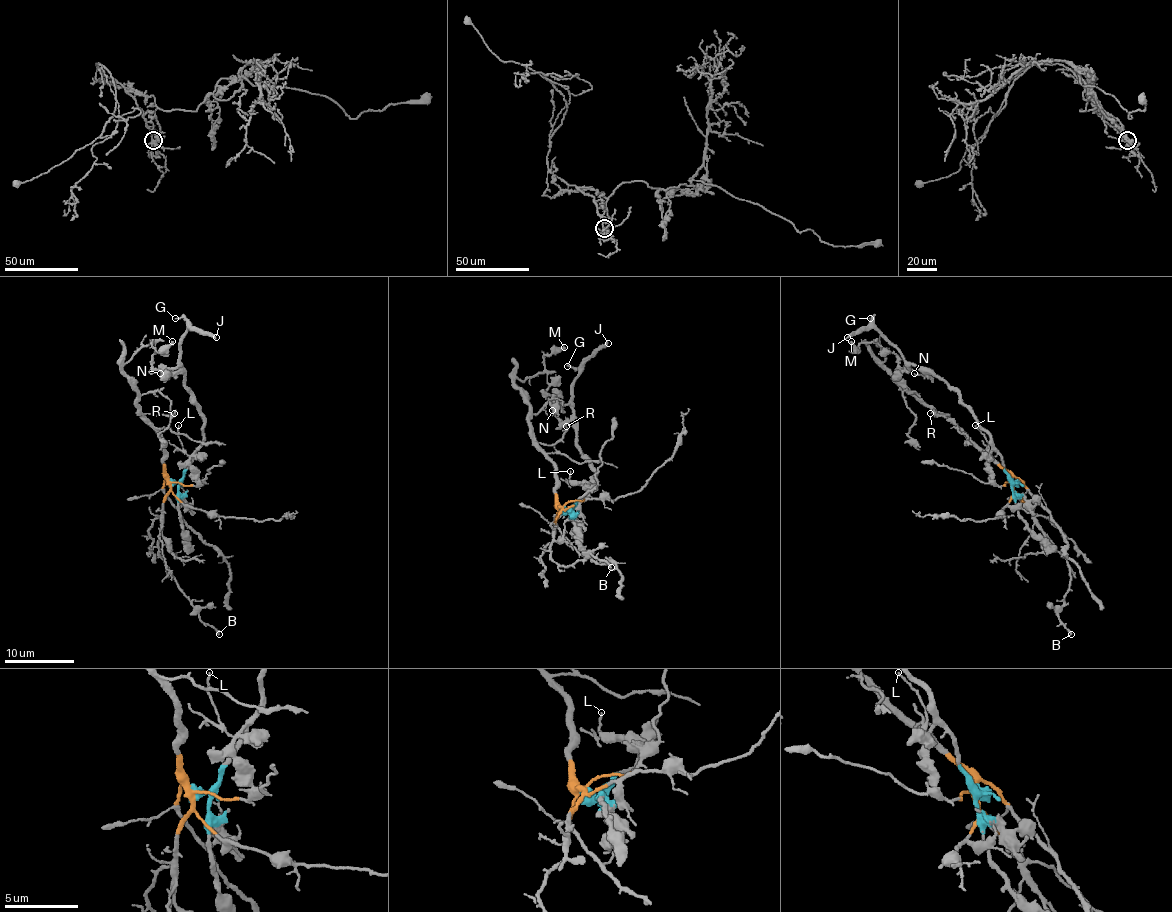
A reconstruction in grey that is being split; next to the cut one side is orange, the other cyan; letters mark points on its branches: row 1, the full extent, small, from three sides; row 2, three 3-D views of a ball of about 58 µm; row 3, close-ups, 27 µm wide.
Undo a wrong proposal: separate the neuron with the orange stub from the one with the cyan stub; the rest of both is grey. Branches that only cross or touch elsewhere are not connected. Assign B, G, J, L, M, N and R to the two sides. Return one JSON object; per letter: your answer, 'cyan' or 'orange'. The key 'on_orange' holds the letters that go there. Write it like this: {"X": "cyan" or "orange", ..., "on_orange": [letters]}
{"B": "orange", "G": "cyan", "J": "cyan", "L": "cyan", "M": "orange", "N": "cyan", "R": "orange", "on_orange": ["B", "M", "R"]}

